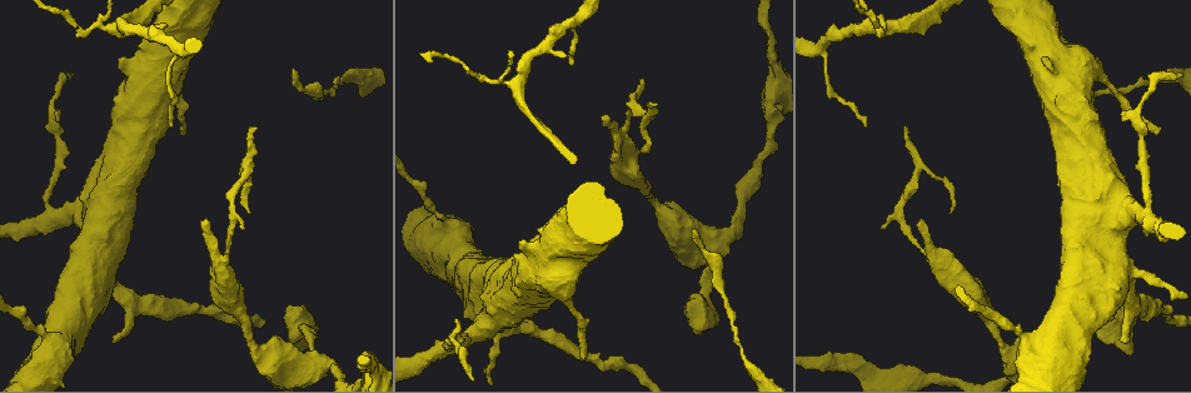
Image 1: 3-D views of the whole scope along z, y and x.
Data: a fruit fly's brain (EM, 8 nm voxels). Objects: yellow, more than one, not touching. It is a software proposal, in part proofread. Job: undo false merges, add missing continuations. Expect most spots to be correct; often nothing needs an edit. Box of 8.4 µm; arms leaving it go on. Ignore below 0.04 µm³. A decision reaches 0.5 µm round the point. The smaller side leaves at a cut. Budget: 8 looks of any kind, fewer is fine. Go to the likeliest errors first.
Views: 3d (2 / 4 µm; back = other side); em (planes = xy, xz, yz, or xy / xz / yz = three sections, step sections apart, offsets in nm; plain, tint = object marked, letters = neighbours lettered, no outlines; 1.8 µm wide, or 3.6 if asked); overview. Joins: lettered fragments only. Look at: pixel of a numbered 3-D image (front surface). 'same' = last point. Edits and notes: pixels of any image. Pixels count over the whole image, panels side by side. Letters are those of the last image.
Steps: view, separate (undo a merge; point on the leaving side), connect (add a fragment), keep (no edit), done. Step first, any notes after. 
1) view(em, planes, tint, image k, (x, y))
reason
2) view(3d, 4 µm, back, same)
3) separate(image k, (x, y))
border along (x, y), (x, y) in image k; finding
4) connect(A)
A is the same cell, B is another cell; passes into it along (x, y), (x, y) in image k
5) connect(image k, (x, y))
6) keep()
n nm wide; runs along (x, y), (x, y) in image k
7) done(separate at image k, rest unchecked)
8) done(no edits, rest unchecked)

view(3d, 4 µm, image 1, (115, 28))
looks like a crossing

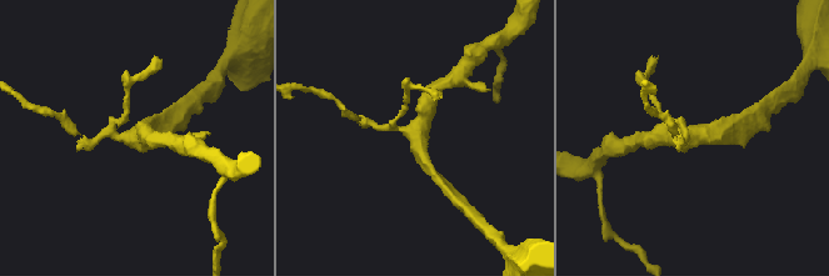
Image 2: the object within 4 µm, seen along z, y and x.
view(em, planes, tint, image 2, (414, 127))
4 arms

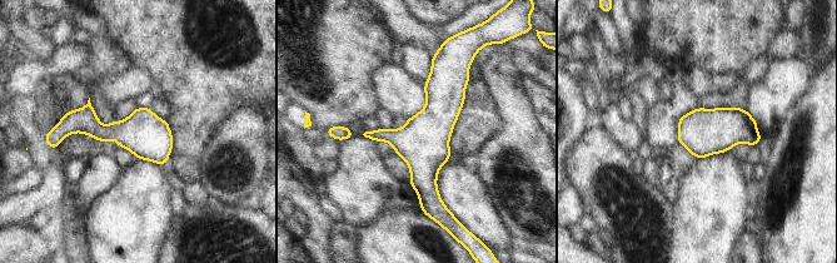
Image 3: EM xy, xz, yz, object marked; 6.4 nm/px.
view(em, planes, letters, same)

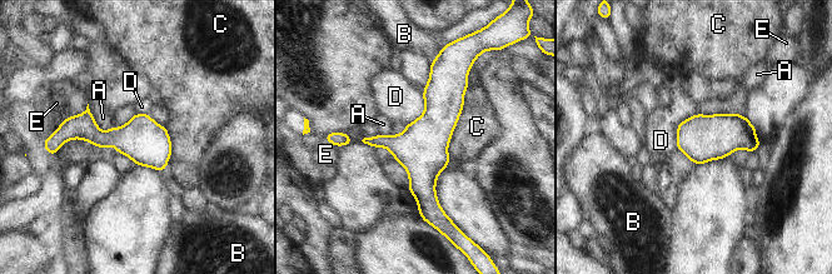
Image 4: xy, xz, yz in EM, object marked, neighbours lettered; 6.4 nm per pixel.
keep()
C touches over 480 nm; A, B, C, D and E are other cells; border along (697, 113), (678, 124), (676, 148) in image 4; one neuron here

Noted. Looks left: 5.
view(3d, 2 µm, image 1, (295, 71))
an open end

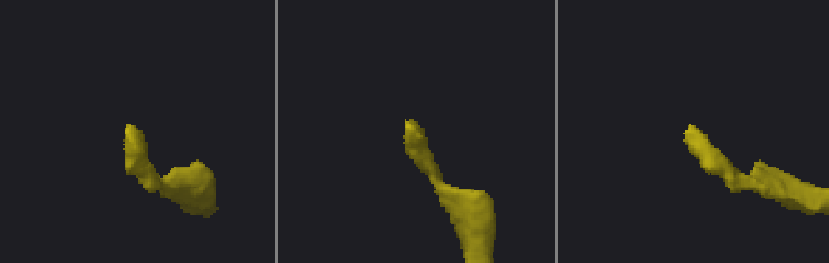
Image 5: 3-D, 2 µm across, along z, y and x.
view(em, planes, tint, image 5, (412, 129))

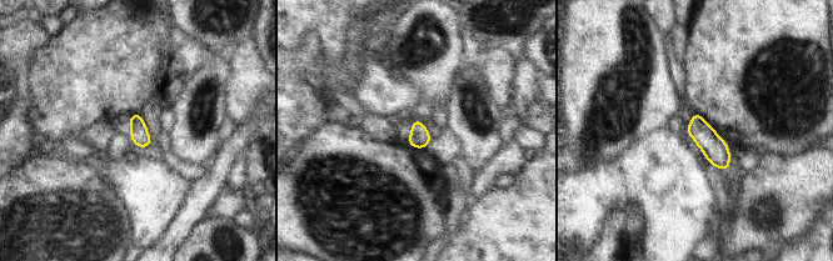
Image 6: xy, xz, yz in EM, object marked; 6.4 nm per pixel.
view(em, planes, letters, same)

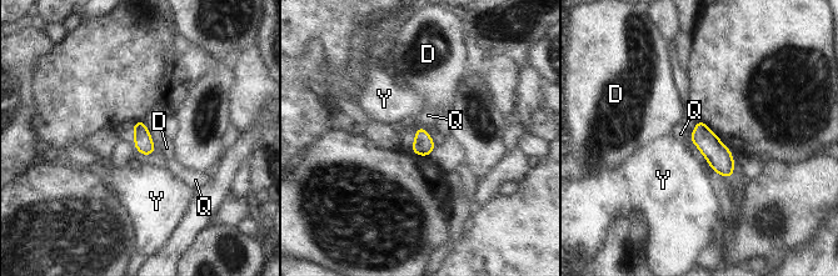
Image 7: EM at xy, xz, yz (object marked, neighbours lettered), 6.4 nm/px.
keep()
Q touches over 40 nm; D, Q and Y are other cells; none of them fits

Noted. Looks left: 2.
view(em, planes, plain, image 1, (583, 354))
end of a long branch

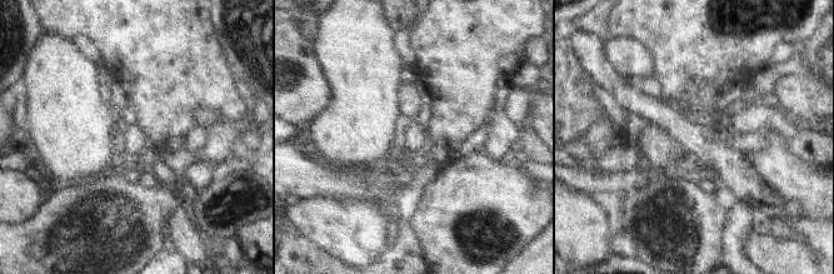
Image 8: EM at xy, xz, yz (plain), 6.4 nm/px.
view(em, planes, letters, same)
see the neighbours

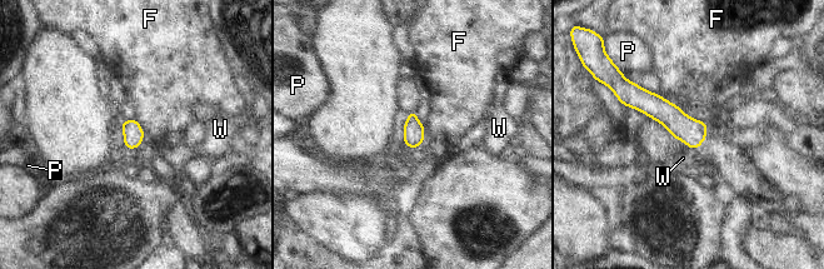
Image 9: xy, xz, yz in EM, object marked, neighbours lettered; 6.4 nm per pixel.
keep()
F touches over 130 nm; F, P and W are other cells; runs along (629, 95), (702, 137) in image 9; none of them fits

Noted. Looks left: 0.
done(no edits, rest unchecked)

